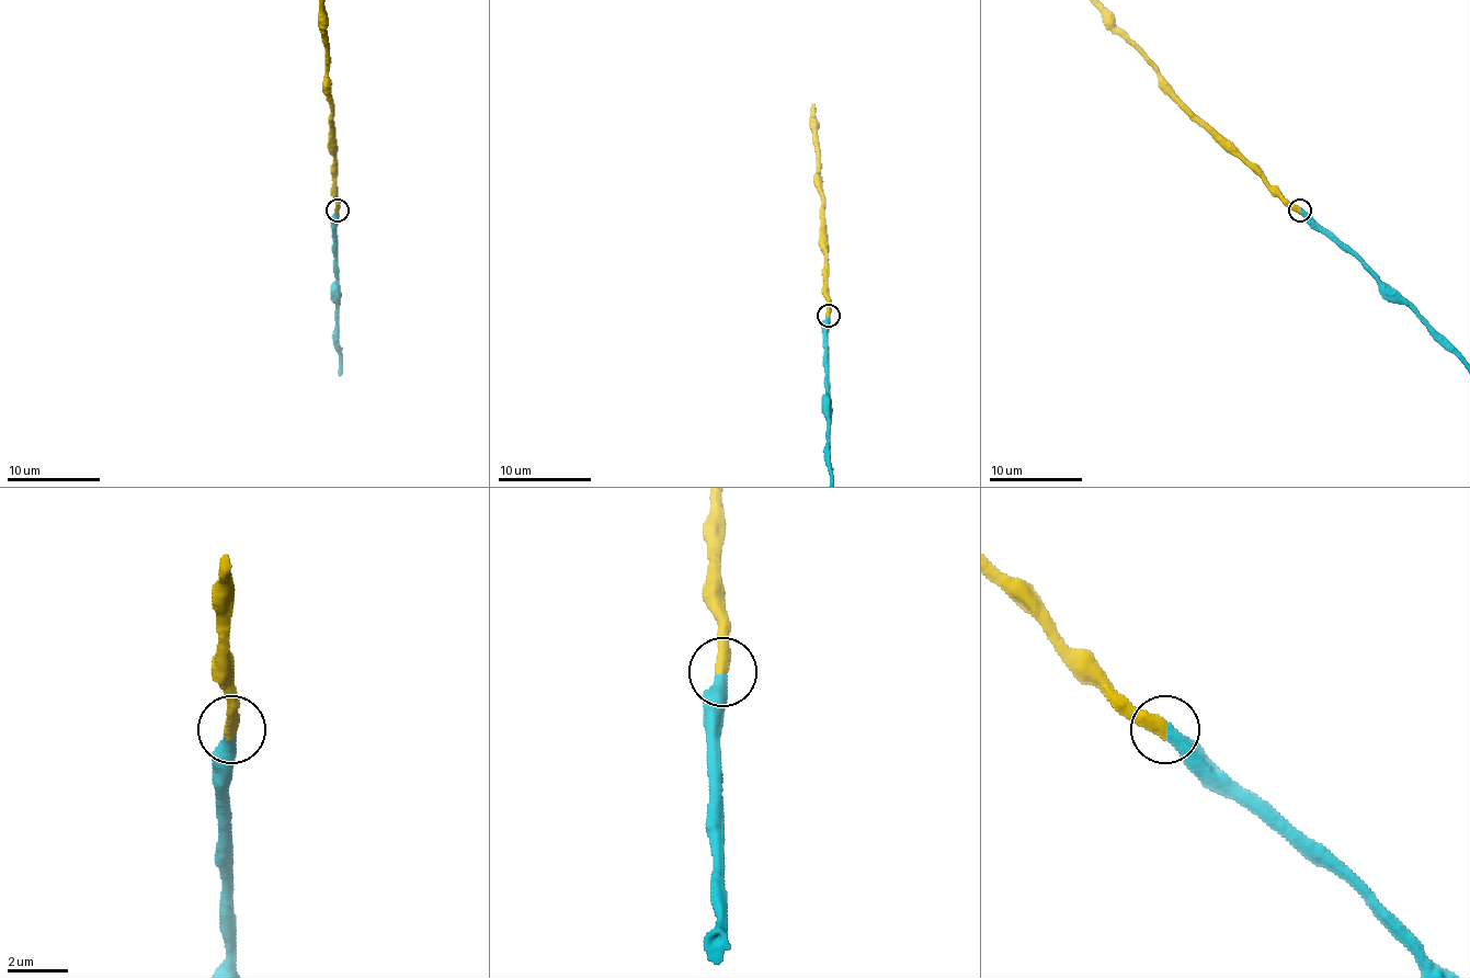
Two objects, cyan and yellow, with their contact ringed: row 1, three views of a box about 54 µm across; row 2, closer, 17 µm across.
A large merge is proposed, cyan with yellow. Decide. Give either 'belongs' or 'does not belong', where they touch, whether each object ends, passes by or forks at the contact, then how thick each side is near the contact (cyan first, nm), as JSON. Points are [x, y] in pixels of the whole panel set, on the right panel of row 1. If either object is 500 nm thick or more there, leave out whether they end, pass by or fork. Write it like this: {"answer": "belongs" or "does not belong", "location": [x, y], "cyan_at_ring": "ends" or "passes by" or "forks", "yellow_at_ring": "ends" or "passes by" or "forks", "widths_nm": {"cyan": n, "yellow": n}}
{"answer": "belongs", "location": [1299, 211], "cyan_at_ring": "ends", "yellow_at_ring": "ends", "widths_nm": {"cyan": 440, "yellow": 440}}

